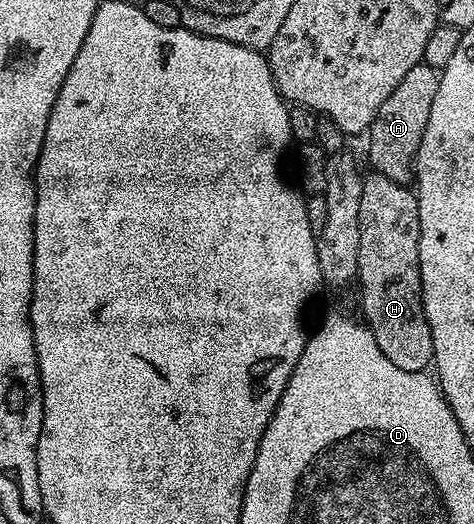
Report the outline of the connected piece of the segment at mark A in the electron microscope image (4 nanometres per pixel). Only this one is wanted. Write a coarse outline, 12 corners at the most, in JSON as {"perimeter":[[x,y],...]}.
{"perimeter":[[412,65],[370,126],[370,163],[407,185],[439,68]]}

